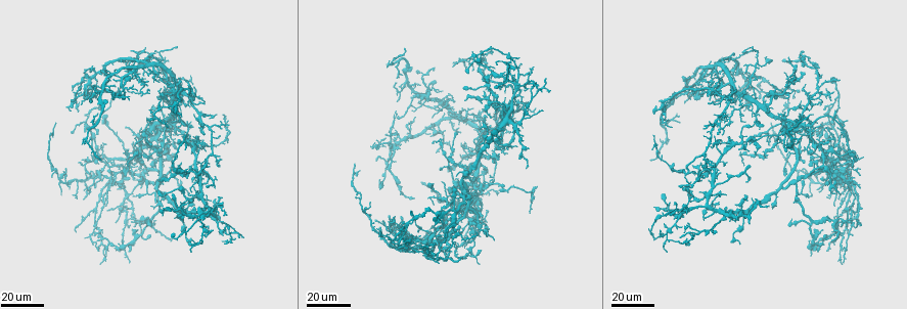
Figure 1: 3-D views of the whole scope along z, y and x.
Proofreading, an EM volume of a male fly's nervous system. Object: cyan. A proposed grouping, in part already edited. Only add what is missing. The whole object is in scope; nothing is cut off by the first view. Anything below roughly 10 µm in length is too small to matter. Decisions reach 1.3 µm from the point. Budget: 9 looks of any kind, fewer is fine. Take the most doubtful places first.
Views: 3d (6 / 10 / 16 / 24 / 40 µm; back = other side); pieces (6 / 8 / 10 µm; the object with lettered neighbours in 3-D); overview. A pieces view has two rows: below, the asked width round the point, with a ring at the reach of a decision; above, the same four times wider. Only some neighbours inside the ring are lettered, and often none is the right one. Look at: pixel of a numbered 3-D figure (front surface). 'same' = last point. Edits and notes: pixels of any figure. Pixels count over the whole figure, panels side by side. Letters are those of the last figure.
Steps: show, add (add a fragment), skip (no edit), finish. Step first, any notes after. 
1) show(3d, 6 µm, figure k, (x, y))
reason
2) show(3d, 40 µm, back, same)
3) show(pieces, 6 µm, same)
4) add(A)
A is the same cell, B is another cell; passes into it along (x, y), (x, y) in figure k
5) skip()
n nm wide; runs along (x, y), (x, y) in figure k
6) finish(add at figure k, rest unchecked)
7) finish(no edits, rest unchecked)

show(3d, 40 µm, figure 1, (459, 123))
an open end

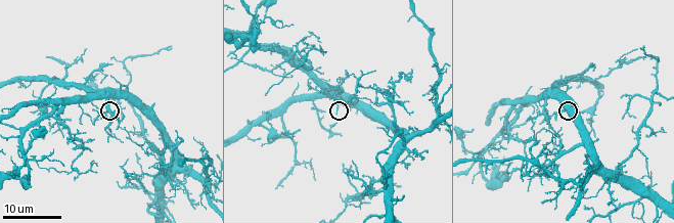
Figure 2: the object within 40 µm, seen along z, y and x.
show(pieces, 10 µm, figure 2, (336, 113))

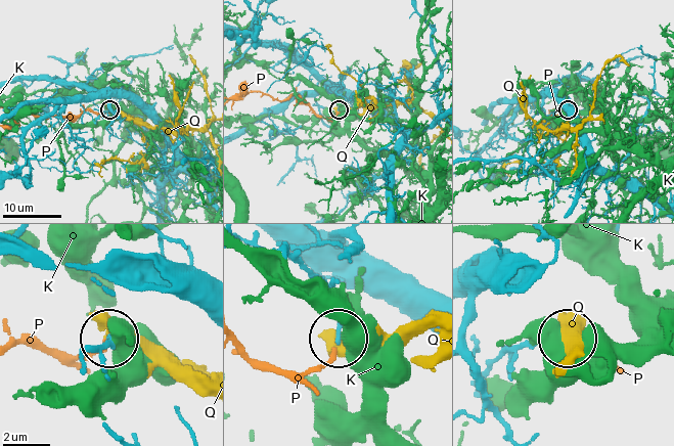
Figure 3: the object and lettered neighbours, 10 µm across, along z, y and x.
skip()
K, P and Q are other cells; no lettered fragment goes on from it

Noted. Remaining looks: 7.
show(3d, 40 µm, figure 1, (422, 182))
an open end

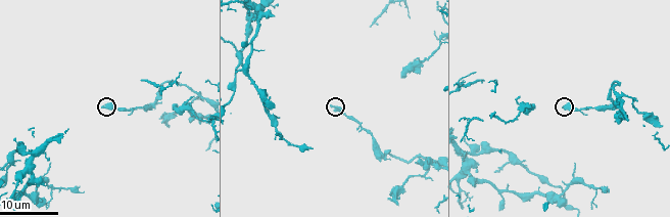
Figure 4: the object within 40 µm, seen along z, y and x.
show(3d, 10 µm, figure 4, (100, 107))

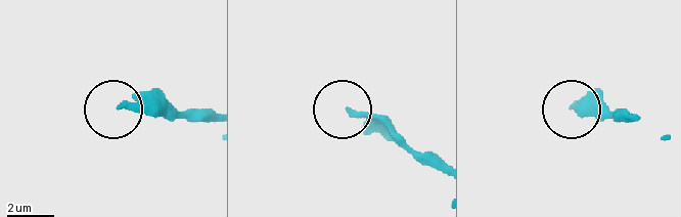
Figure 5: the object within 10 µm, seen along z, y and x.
show(pieces, 8 µm, figure 5, (352, 111))
what lies round it

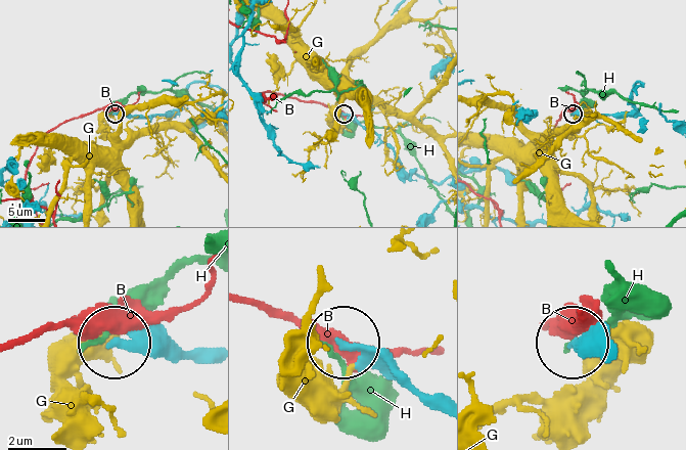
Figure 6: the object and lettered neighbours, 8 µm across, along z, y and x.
skip()
250 nm wide; B, G and H are other cells; runs along (182, 357), (119, 345) in figure 6; none of them fits

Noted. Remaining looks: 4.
show(3d, 24 µm, figure 1, (397, 79))
an open end

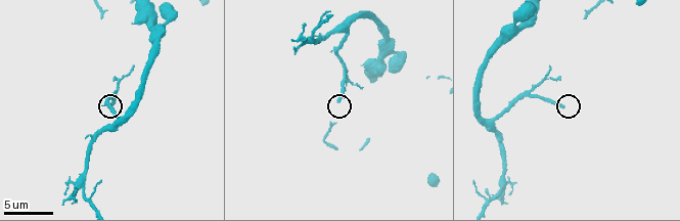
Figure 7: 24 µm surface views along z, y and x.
show(pieces, 6 µm, figure 7, (560, 104))

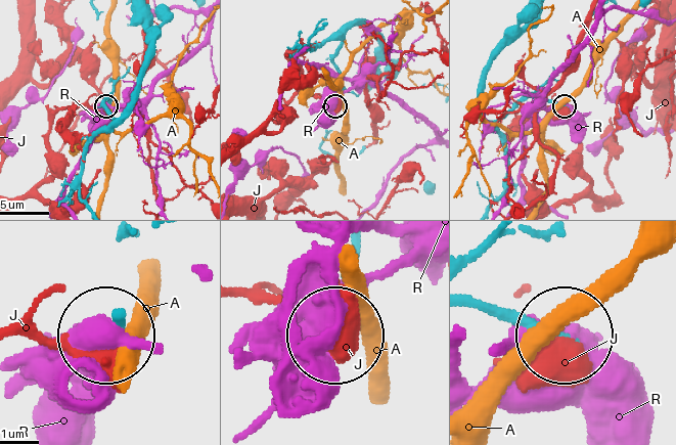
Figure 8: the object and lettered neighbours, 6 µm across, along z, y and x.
skip()
250 nm wide; A, J and R are other cells; none of them fits

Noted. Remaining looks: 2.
show(3d, 40 µm, figure 1, (148, 176))
free end

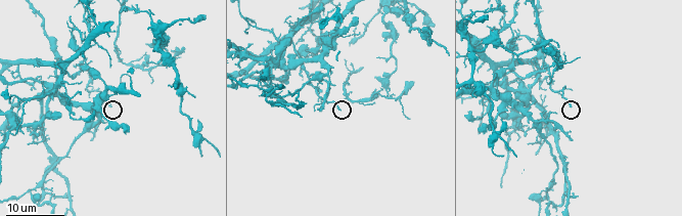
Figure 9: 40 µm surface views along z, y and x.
show(pieces, 10 µm, figure 9, (571, 106))

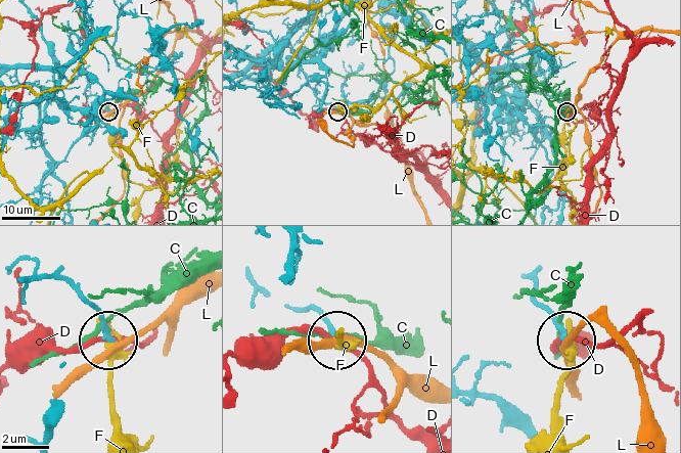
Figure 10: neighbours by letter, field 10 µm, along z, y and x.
skip()
C, D, F and L are other cells; runs along (526, 278), (564, 334) in figure 10; no lettered fragment goes on from it

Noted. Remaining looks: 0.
finish(no edits, rest unchecked)

